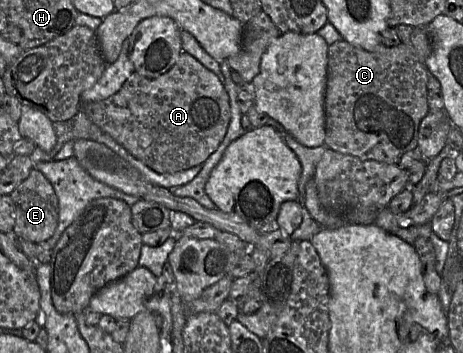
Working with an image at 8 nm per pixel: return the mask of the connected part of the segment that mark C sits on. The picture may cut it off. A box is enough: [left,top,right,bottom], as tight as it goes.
[324,40,430,164]

